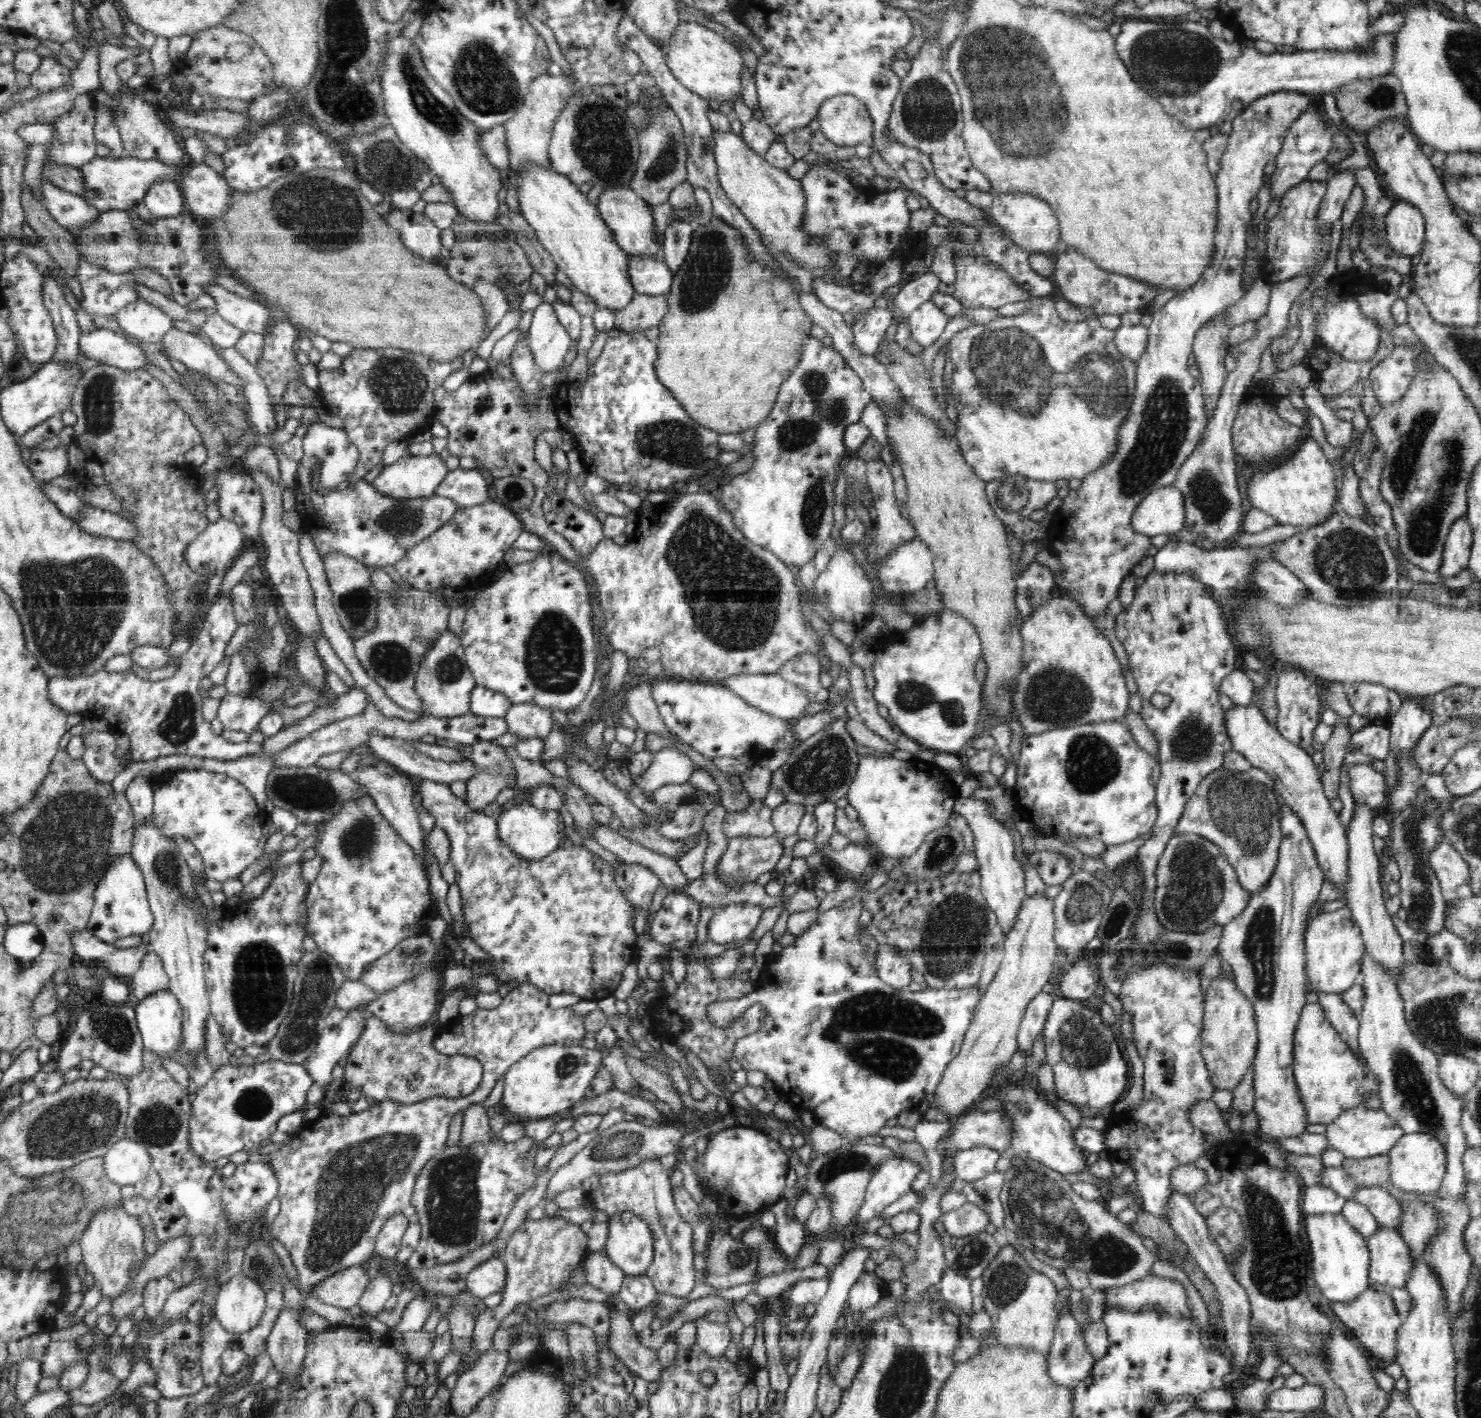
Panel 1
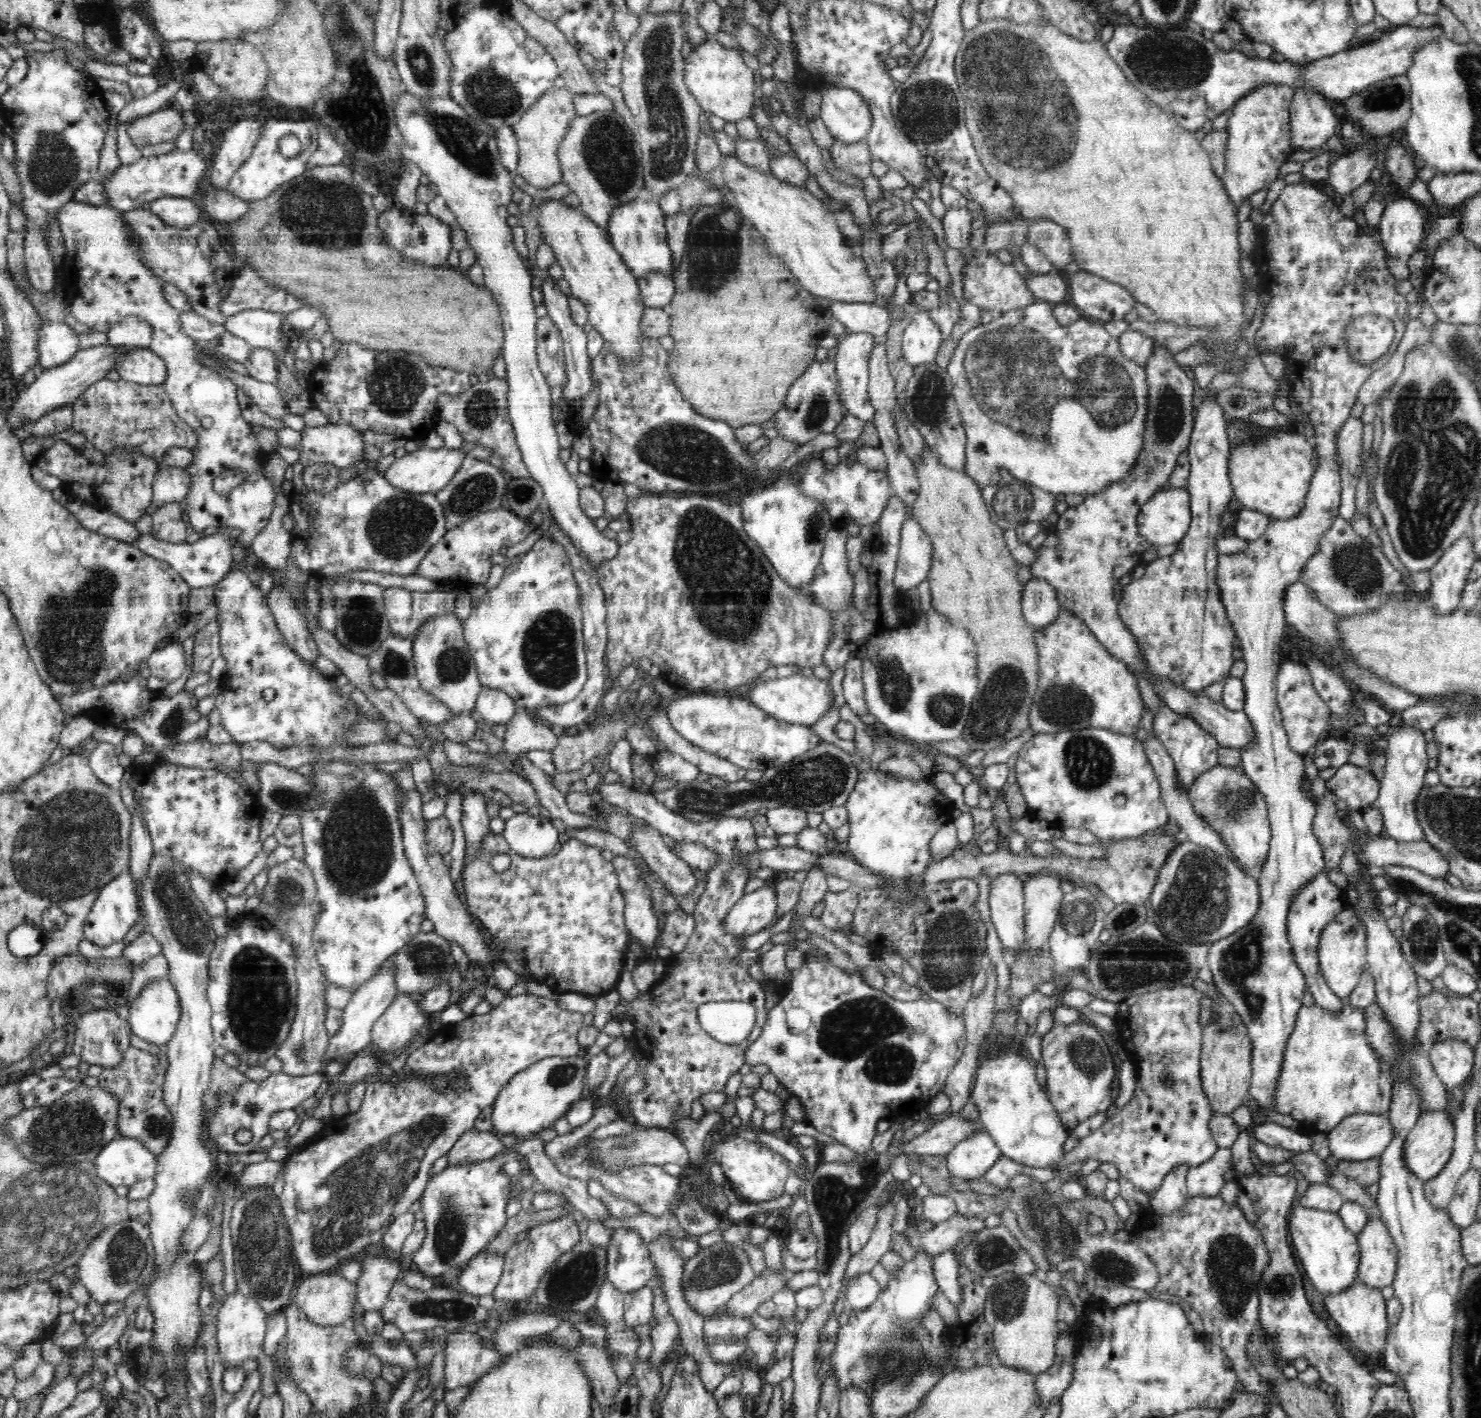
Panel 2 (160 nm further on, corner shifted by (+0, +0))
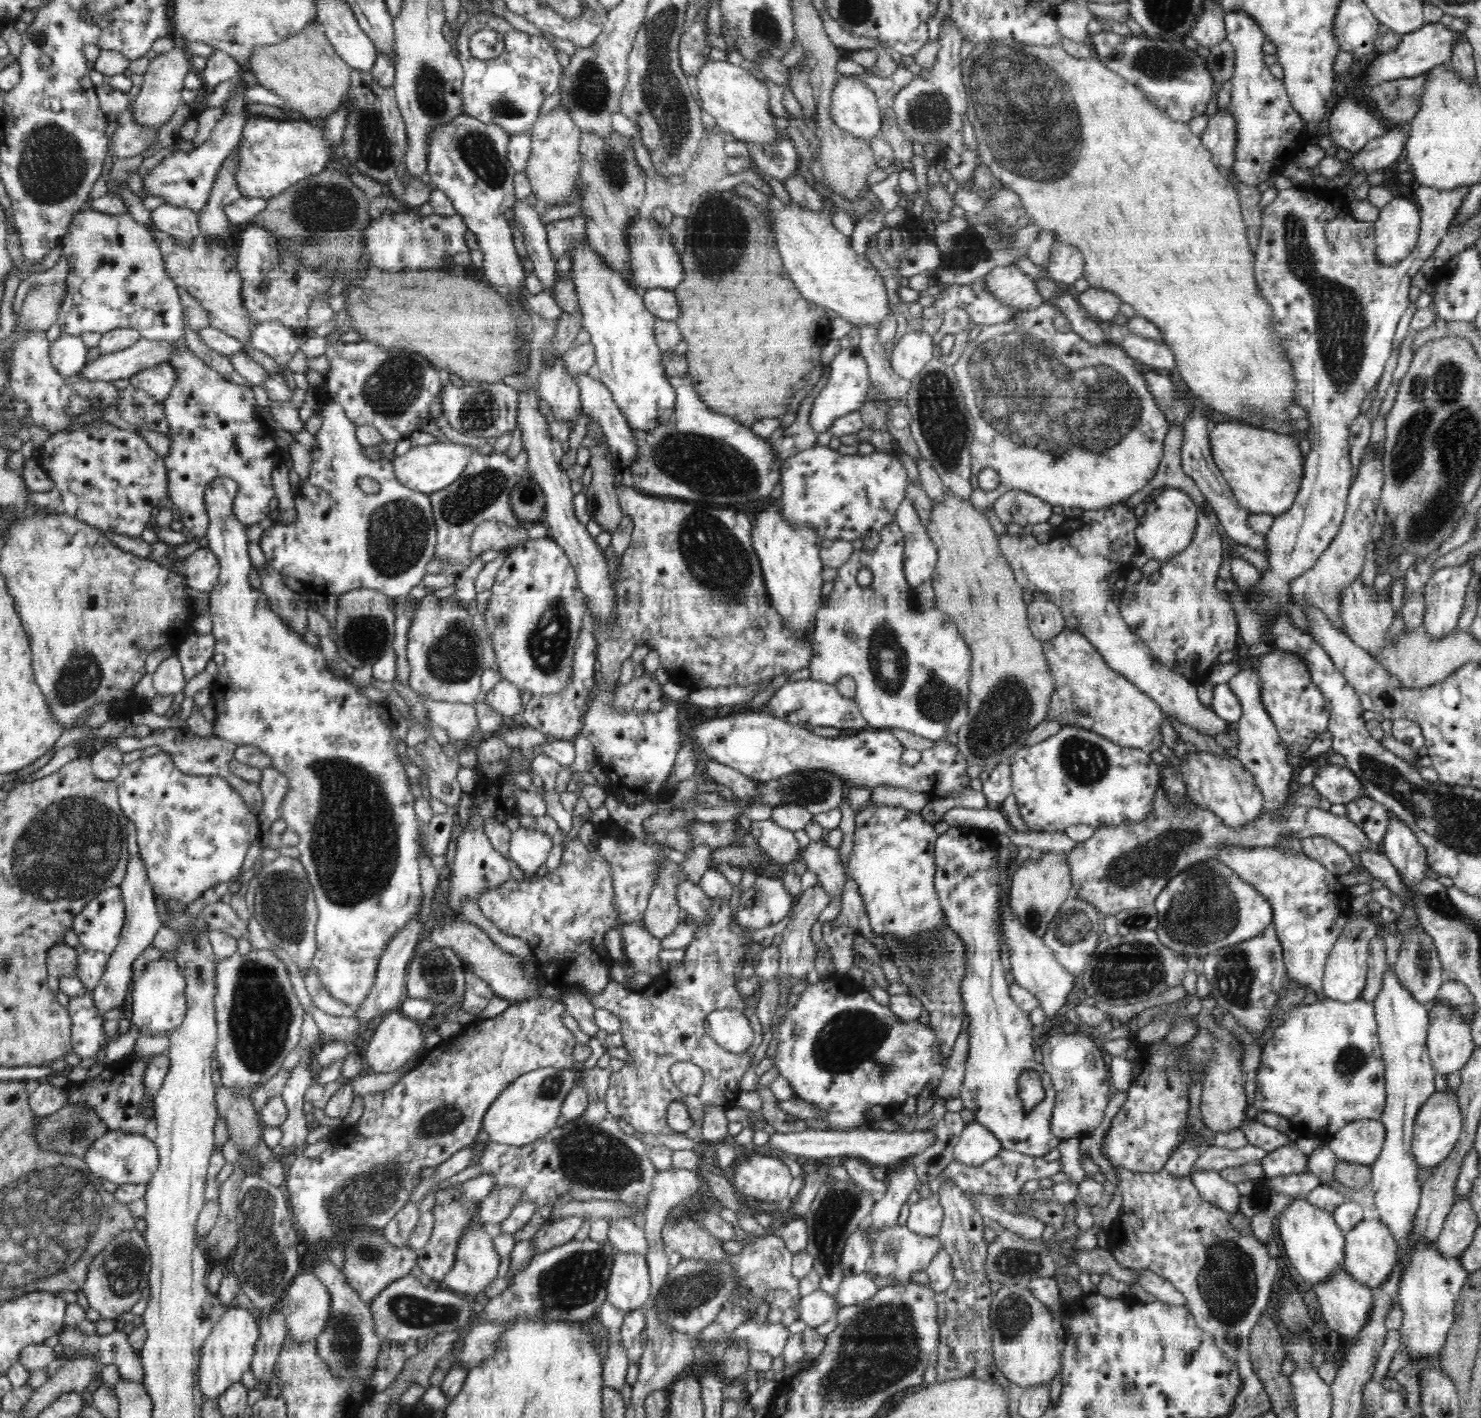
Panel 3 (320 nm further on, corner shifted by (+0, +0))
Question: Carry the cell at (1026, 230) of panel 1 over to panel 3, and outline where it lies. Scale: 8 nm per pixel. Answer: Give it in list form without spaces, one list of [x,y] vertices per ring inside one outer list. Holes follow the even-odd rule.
[[[1057,242],[1052,246],[1051,263],[1047,268],[1050,279],[1062,287],[1072,286],[1084,275],[1085,259],[1079,248]]]

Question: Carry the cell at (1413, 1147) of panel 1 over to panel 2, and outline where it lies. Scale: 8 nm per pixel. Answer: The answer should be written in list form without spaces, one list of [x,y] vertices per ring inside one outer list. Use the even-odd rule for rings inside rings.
[[[1446,1111],[1423,1112],[1404,1142],[1406,1167],[1410,1173],[1426,1184],[1428,1180],[1436,1178],[1450,1160],[1454,1149],[1454,1140],[1454,1120],[1450,1115],[1446,1115]]]

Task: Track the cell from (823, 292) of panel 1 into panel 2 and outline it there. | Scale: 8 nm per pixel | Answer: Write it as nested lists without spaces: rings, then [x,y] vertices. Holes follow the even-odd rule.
[[[832,302],[830,310],[851,333],[866,333],[874,337],[874,345],[885,343],[893,320],[882,303]]]

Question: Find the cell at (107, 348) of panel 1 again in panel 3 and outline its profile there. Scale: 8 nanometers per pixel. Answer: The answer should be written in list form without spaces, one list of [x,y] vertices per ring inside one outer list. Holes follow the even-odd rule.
[[[170,363],[158,364],[154,368],[142,370],[138,374],[134,374],[130,378],[130,382],[136,388],[147,392],[148,395],[153,396],[156,400],[166,400],[170,390],[176,384],[176,372]]]

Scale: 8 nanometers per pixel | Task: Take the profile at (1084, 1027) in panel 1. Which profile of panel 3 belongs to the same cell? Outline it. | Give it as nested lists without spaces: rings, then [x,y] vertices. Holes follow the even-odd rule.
[[[1075,1033],[1054,1035],[1041,1040],[1043,1065],[1050,1073],[1056,1091],[1055,1107],[1051,1116],[1052,1136],[1086,1138],[1102,1124],[1104,1110],[1110,1104],[1109,1070],[1102,1048],[1092,1037]]]

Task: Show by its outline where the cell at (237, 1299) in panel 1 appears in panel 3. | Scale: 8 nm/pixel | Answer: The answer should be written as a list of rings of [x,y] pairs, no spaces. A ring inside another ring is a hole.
[[[233,1305],[232,1308],[224,1312],[201,1348],[198,1386],[203,1400],[218,1400],[218,1396],[226,1388],[230,1388],[234,1382],[240,1382],[242,1374],[250,1369],[258,1337],[259,1324],[248,1310]]]

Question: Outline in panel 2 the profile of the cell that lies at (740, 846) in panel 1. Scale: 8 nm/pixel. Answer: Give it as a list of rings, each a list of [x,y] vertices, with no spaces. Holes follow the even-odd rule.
[[[601,782],[597,788],[595,798],[601,799],[601,802],[608,802],[611,806],[617,806],[620,810],[627,810],[629,815],[634,816],[636,819],[642,819],[642,821],[654,827],[658,833],[670,836],[675,842],[698,842],[720,855],[720,862],[708,872],[709,879],[706,882],[705,891],[701,894],[692,914],[695,918],[695,929],[682,952],[674,954],[660,980],[648,991],[640,993],[636,999],[630,1001],[625,1000],[623,997],[619,998],[620,1006],[628,1008],[631,1022],[634,1025],[633,1033],[630,1036],[635,1044],[634,1048],[637,1049],[637,1052],[641,1052],[641,1056],[644,1056],[647,1060],[647,1065],[645,1066],[645,1082],[642,1084],[642,1088],[636,1093],[630,1093],[624,1097],[620,1093],[623,1086],[615,1085],[611,1090],[611,1103],[623,1098],[628,1114],[634,1115],[637,1125],[648,1128],[672,1129],[676,1120],[686,1118],[688,1114],[691,1114],[692,1102],[700,1098],[701,1094],[724,1091],[724,1087],[728,1084],[728,1078],[738,1074],[740,1067],[745,1063],[744,1052],[754,1040],[760,1038],[765,1026],[764,1022],[767,1020],[767,1014],[764,1014],[764,996],[766,994],[763,986],[760,985],[760,982],[752,979],[748,971],[739,964],[739,955],[744,950],[742,940],[746,940],[746,938],[744,935],[730,935],[724,929],[724,918],[728,916],[730,909],[742,898],[744,886],[749,880],[748,873],[752,870],[745,868],[745,856],[758,849],[756,845],[757,834],[751,820],[748,820],[746,816],[730,816],[705,822],[693,822],[666,808],[662,802],[657,800],[653,792],[640,793],[634,787],[624,786],[619,782],[609,784]],[[726,1000],[746,1001],[752,1006],[756,1006],[756,1008],[752,1008],[753,1010],[758,1010],[758,1022],[756,1022],[756,1028],[754,1028],[752,1036],[748,1036],[744,1042],[738,1042],[737,1046],[722,1044],[712,1038],[707,1032],[704,1032],[697,1019],[697,1010],[701,1004]]]

